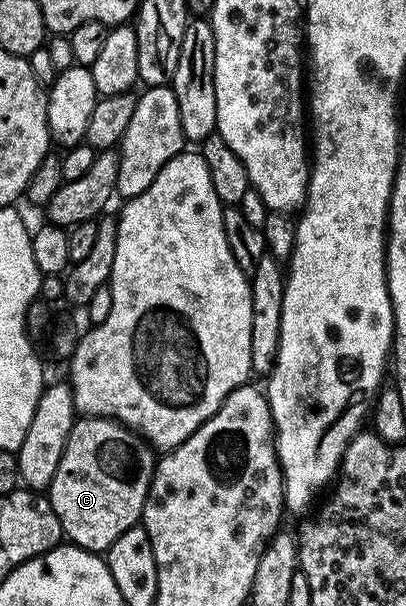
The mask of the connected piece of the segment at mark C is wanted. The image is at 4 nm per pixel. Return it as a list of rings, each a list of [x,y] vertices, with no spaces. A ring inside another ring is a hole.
[[[77,417],[66,440],[62,460],[58,460],[58,472],[54,472],[54,480],[46,491],[48,502],[54,508],[60,529],[69,543],[84,550],[107,552],[110,544],[114,544],[126,528],[137,525],[143,519],[152,474],[156,471],[157,459],[152,458],[152,454],[154,450],[149,443],[111,418]]]

